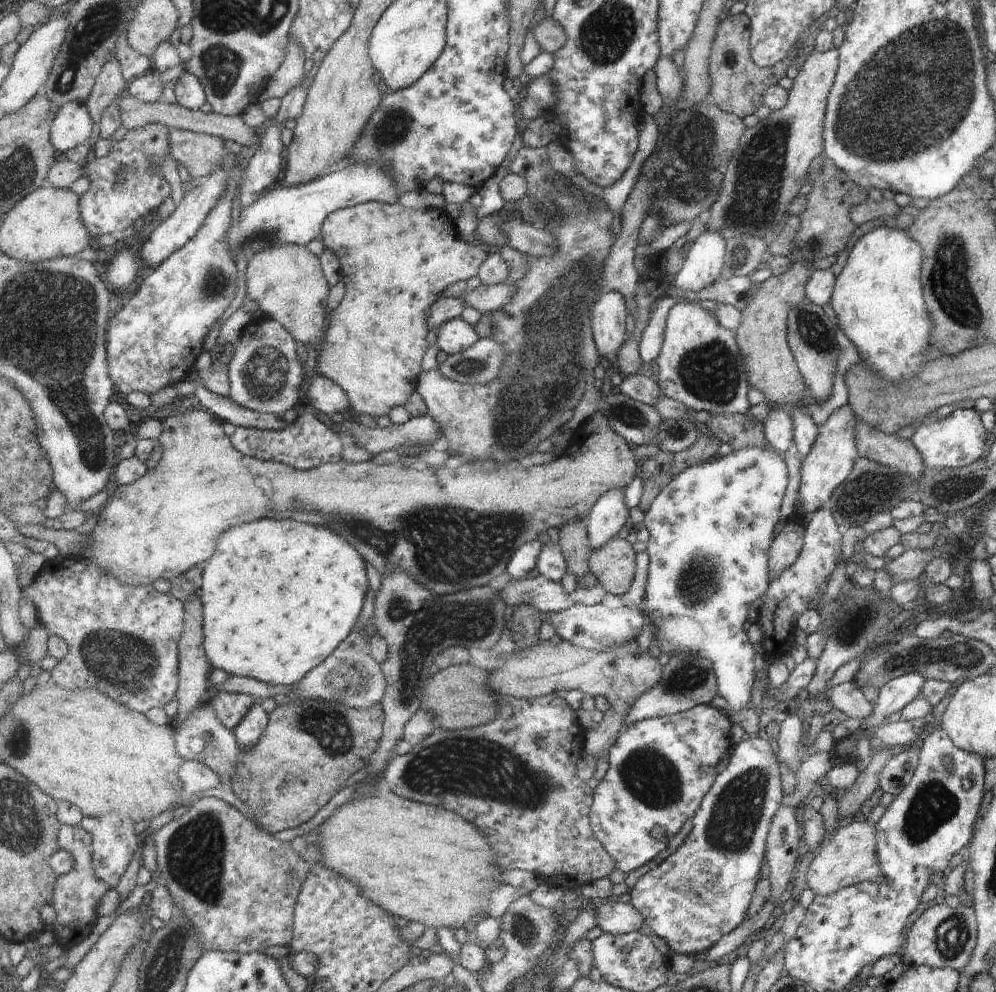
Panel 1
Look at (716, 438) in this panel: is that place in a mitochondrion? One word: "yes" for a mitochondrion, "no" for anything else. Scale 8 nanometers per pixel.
no

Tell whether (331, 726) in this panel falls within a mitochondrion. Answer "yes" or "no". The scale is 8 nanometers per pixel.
yes

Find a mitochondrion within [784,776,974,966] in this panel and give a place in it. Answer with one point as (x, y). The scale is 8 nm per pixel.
(952, 934)

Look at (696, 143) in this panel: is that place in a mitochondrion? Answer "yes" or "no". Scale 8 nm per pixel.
yes

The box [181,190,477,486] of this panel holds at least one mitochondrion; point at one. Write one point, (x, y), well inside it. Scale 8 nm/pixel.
(265, 374)

